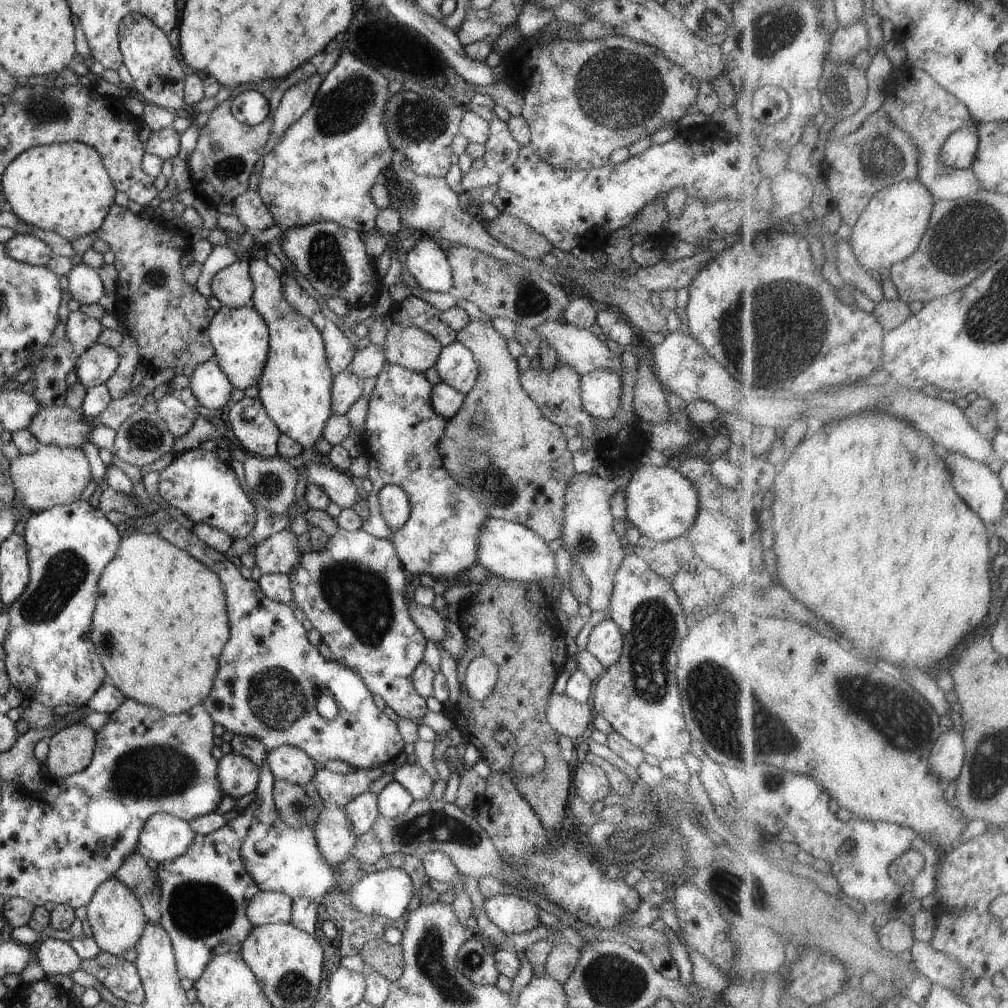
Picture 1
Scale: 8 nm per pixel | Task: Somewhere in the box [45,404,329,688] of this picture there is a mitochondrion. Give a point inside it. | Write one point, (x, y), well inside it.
(145, 435)

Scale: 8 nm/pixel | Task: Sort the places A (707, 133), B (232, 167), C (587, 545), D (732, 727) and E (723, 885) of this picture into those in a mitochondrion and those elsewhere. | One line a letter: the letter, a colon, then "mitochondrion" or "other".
A: other
B: mitochondrion
C: mitochondrion
D: mitochondrion
E: mitochondrion

